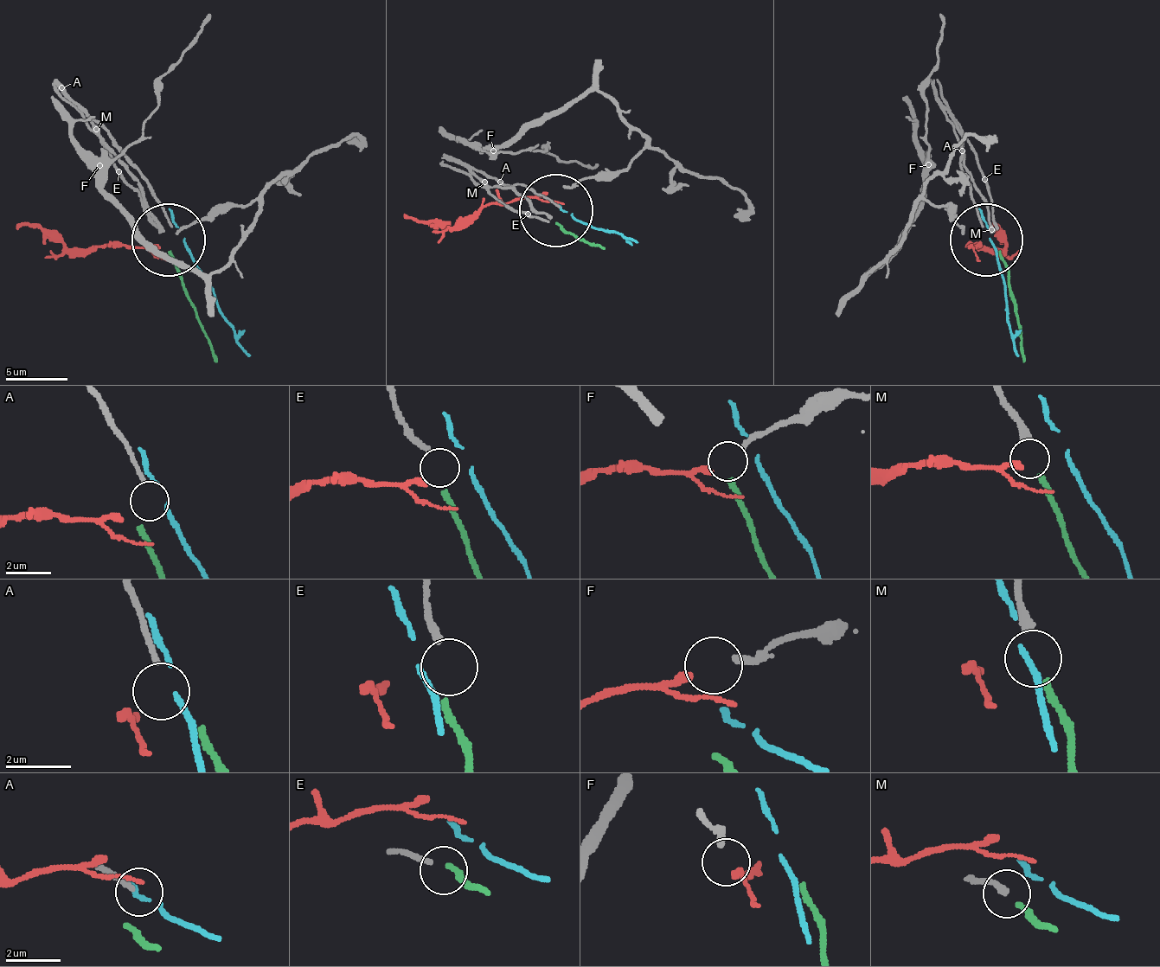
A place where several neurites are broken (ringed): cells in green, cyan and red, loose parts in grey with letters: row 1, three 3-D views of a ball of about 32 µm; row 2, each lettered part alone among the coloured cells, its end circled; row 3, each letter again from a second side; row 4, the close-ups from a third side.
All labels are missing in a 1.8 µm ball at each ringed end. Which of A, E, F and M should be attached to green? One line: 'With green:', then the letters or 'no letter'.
With green: M

